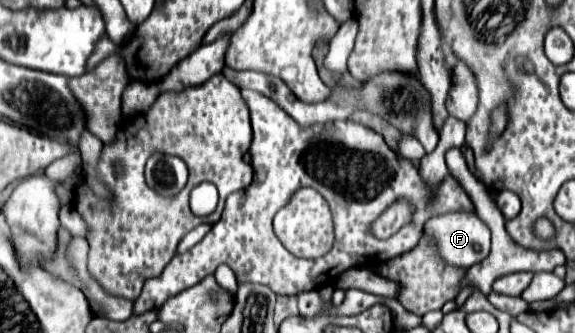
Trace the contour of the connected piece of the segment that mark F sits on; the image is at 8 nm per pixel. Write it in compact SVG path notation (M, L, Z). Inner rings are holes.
M447 213L433 217L425 223L425 231L437 241L443 261L457 267L471 267L483 261L491 249L491 231L475 213Z

